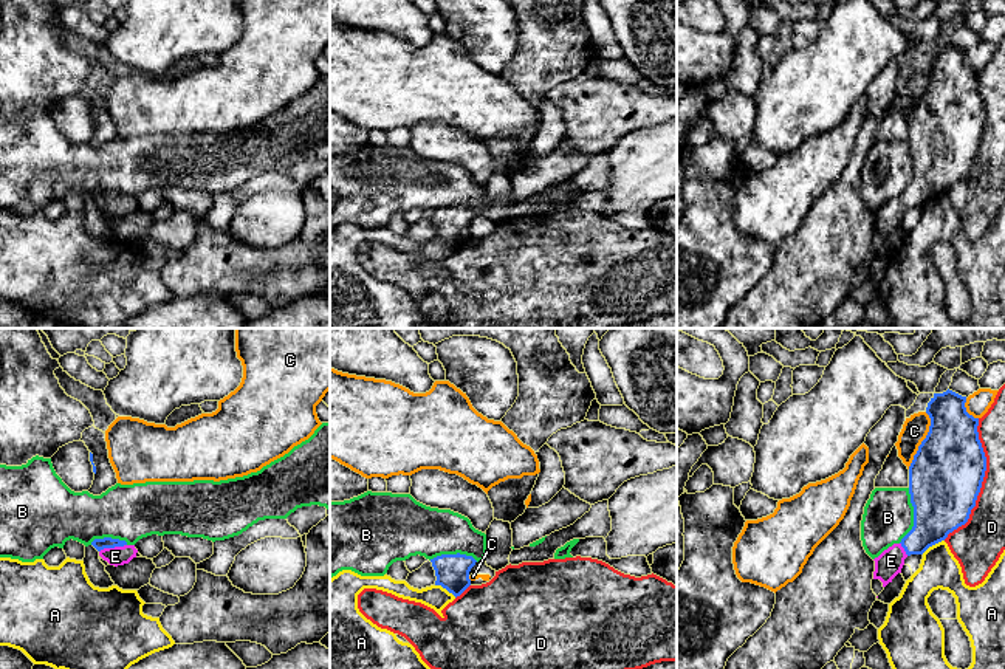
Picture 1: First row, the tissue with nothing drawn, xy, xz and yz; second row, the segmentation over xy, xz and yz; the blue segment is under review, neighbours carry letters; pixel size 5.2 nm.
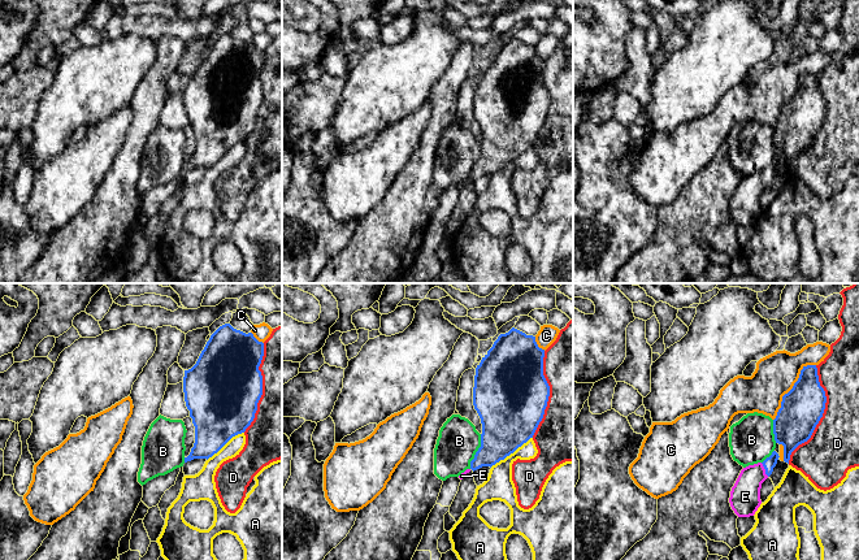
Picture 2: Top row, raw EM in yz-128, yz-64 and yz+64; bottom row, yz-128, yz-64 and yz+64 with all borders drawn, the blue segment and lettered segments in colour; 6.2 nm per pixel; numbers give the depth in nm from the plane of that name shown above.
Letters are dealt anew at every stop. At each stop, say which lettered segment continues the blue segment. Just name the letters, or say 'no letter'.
E

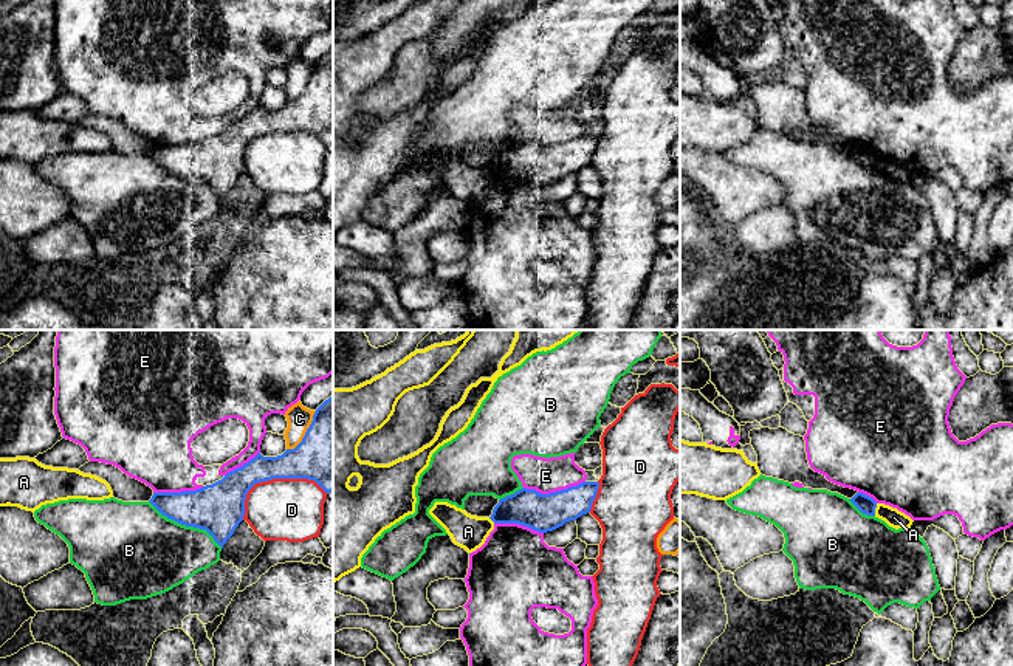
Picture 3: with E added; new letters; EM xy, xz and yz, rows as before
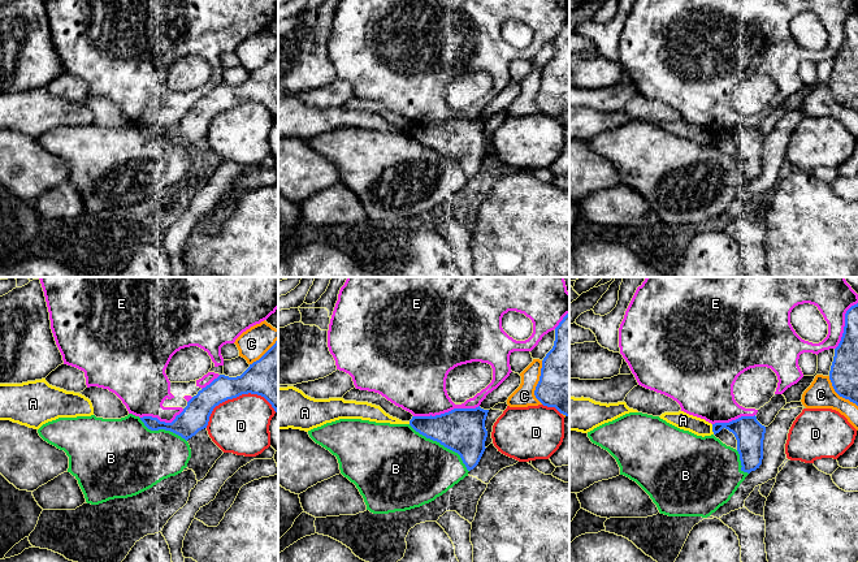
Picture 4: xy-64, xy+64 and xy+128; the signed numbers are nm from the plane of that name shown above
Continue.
no letter

